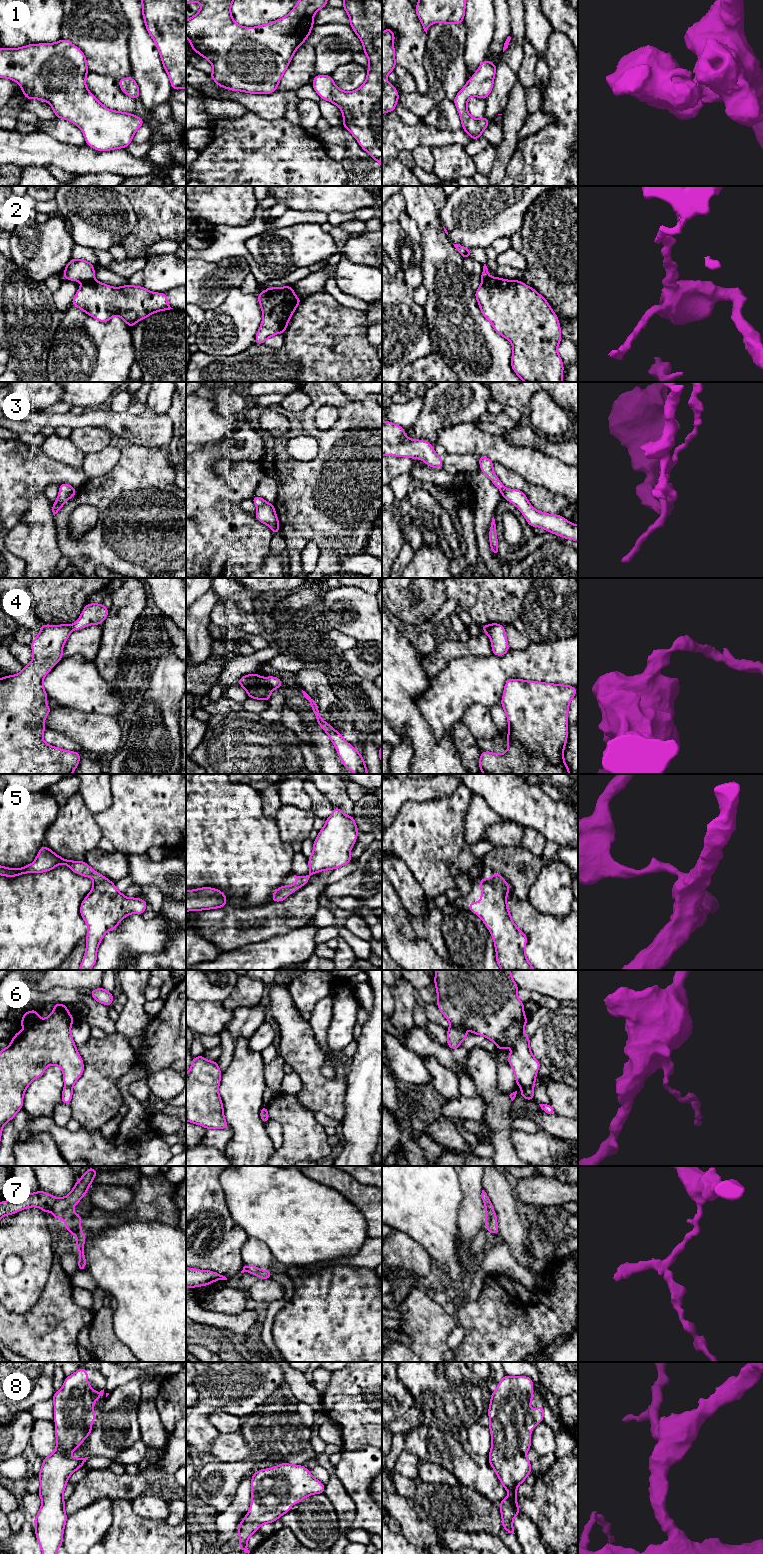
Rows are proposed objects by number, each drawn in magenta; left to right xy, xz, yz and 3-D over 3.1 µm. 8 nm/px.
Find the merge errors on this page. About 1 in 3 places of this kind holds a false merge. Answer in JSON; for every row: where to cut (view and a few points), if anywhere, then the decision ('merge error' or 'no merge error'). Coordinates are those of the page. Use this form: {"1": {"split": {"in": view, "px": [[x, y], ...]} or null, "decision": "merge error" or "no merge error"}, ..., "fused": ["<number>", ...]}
{"1": {"split": null, "decision": "no merge error"}, "2": {"split": {"in": "xz", "px": [[284, 287], [280, 290], [265, 292]]}, "decision": "merge error"}, "3": {"split": {"in": "xz", "px": [[267, 502], [257, 507]]}, "decision": "merge error"}, "4": {"split": {"in": "xz", "px": [[265, 678], [272, 688]]}, "decision": "merge error"}, "5": {"split": null, "decision": "no merge error"}, "6": {"split": {"in": "yz", "px": [[533, 1084], [523, 1087]]}, "decision": "merge error"}, "7": {"split": {"in": "xy", "px": [[70, 1209], [62, 1216]]}, "decision": "merge error"}, "8": {"split": null, "decision": "no merge error"}, "fused": ["2", "3", "4", "6", "7"]}

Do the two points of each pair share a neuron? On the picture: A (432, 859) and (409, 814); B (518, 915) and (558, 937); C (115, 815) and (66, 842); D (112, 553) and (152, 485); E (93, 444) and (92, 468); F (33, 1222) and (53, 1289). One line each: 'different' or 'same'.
A: same
B: same
C: different
D: same
E: different
F: different

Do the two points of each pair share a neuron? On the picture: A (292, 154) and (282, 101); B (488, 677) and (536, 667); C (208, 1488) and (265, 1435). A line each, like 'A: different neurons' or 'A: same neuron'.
A: different neurons
B: same neuron
C: same neuron

